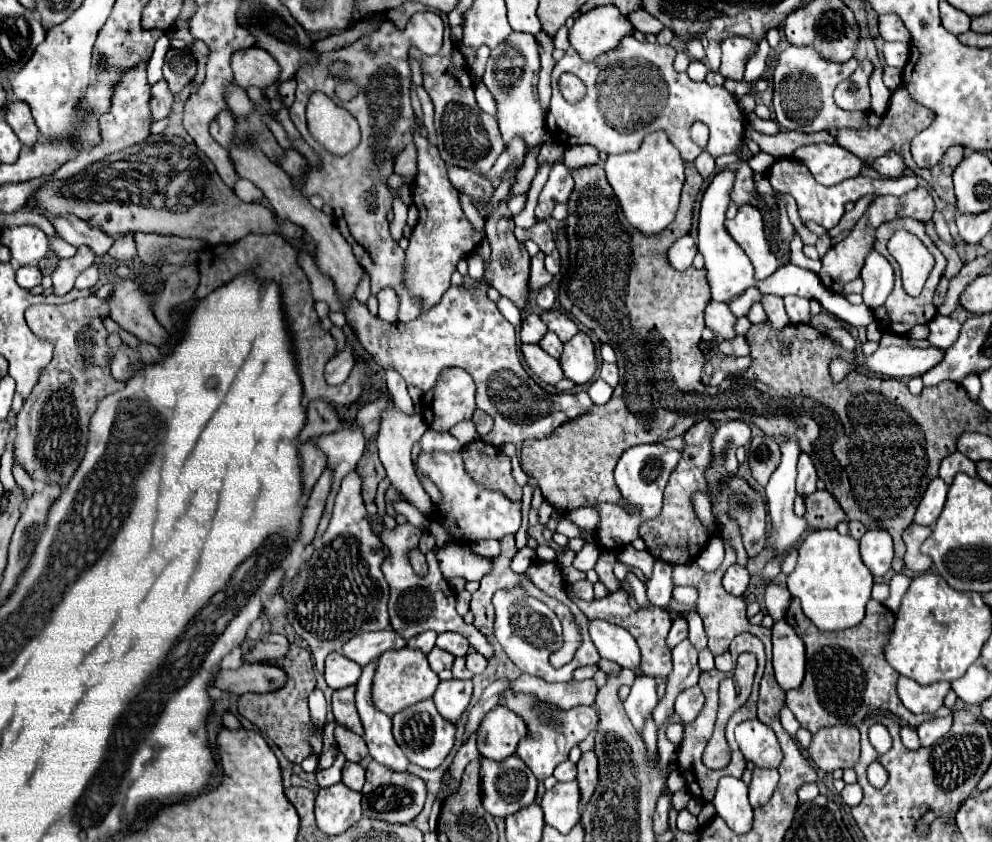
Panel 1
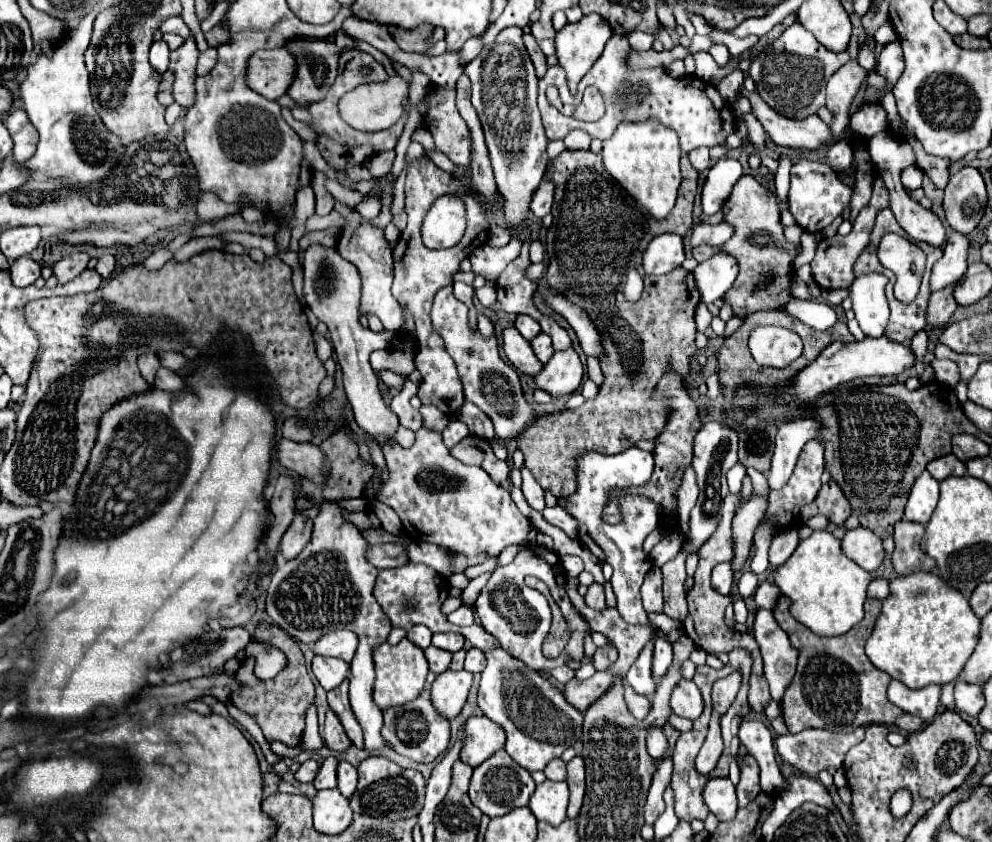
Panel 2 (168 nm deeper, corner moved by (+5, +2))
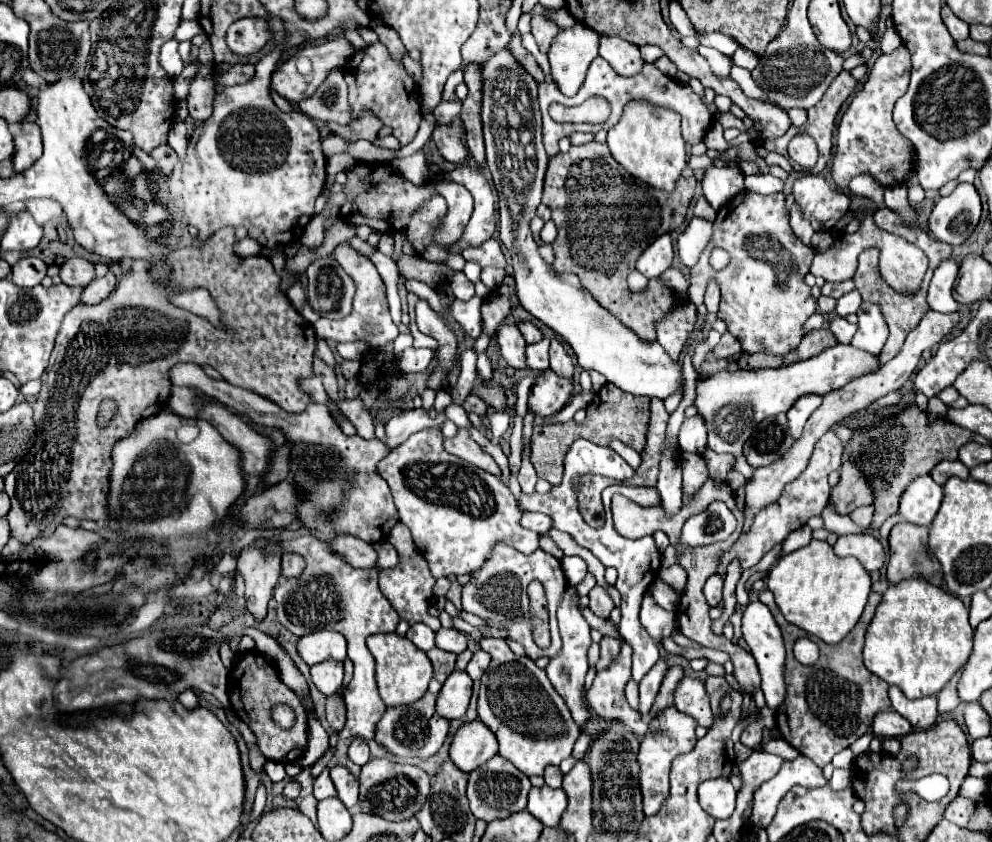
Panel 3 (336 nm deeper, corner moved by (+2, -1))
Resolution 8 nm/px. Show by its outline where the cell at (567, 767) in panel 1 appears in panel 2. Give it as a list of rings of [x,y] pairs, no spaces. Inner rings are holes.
[[[557,758],[557,760],[551,760],[543,772],[545,772],[545,776],[547,776],[549,780],[559,782],[559,780],[565,780],[565,766],[567,766],[567,764],[565,764],[561,758]]]

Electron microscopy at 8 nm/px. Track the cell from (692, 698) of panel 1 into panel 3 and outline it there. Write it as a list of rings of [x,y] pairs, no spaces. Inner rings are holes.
[[[684,677],[674,693],[674,705],[678,711],[694,717],[698,725],[710,727],[712,725],[712,711],[708,703],[708,695],[704,691],[704,683],[692,677]]]

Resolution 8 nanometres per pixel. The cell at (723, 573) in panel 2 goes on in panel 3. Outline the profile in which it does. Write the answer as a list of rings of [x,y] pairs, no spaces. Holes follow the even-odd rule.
[[[714,573],[714,575],[706,581],[706,585],[704,585],[706,601],[708,601],[712,607],[720,605],[720,601],[722,601],[722,585],[724,585],[724,577],[718,577],[718,573]]]

